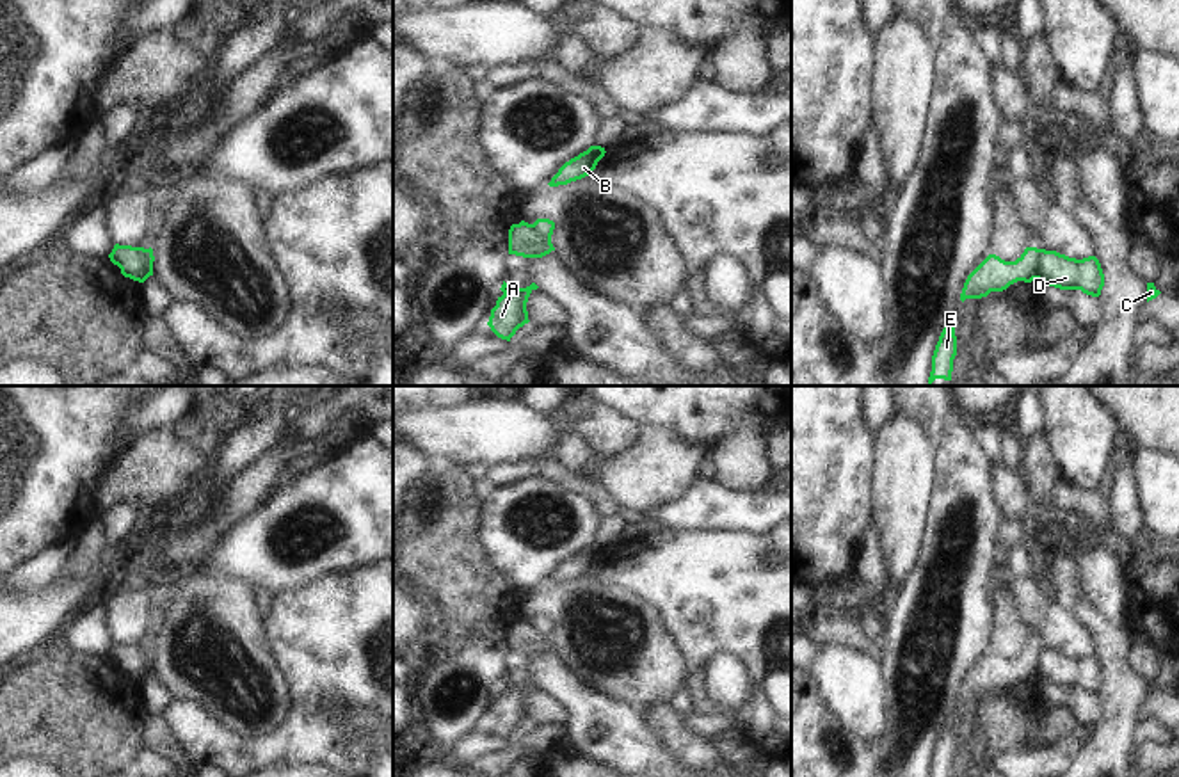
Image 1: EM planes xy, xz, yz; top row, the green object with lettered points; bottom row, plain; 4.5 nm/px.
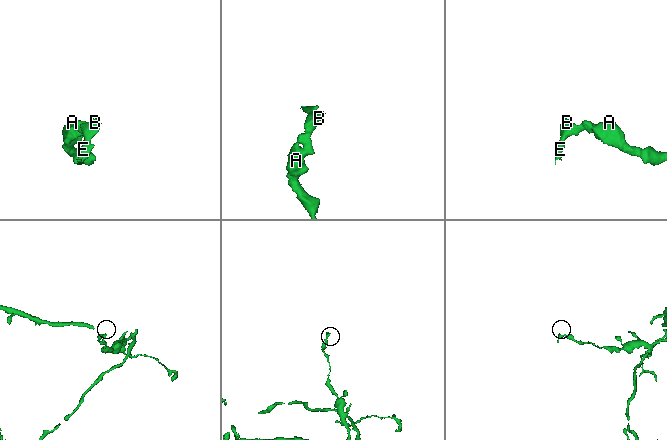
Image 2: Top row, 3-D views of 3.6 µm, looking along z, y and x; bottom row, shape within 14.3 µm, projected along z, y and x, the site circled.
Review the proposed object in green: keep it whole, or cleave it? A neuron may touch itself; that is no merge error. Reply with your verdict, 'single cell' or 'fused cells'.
fused cells

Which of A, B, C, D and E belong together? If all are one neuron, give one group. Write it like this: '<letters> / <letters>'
A C D / B E

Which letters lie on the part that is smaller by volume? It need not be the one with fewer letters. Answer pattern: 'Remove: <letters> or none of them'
Remove: B, E

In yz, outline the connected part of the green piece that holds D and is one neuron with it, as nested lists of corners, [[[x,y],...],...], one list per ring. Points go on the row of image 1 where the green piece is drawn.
[[[1039,249],[1037,279],[1060,290],[1081,290],[1092,297],[1099,297],[1104,286],[1104,274],[1095,256],[1076,260],[1046,249]]]

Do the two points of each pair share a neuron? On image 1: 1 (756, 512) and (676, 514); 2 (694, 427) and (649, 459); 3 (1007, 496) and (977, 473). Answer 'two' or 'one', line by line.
1: one
2: two
3: two

